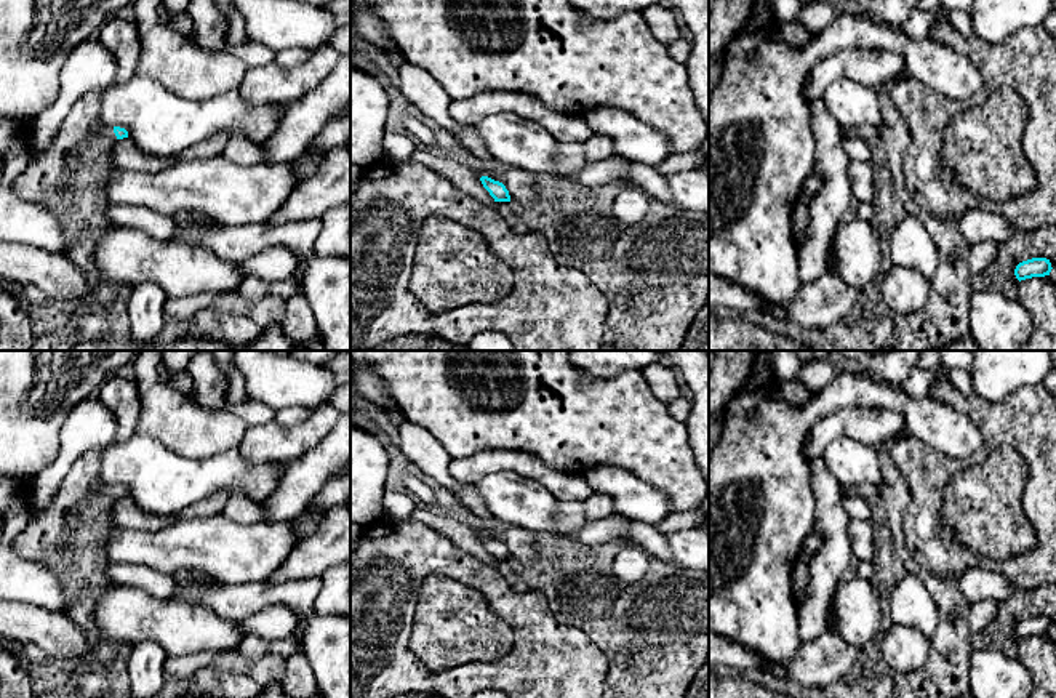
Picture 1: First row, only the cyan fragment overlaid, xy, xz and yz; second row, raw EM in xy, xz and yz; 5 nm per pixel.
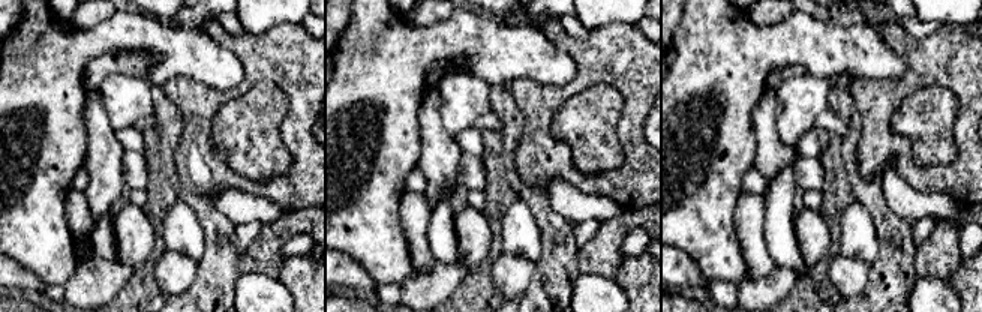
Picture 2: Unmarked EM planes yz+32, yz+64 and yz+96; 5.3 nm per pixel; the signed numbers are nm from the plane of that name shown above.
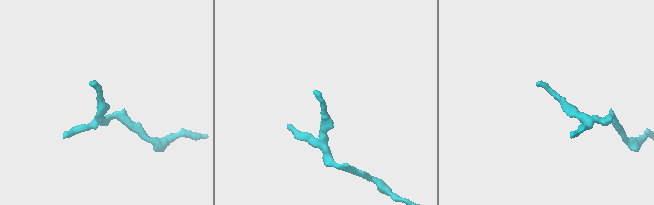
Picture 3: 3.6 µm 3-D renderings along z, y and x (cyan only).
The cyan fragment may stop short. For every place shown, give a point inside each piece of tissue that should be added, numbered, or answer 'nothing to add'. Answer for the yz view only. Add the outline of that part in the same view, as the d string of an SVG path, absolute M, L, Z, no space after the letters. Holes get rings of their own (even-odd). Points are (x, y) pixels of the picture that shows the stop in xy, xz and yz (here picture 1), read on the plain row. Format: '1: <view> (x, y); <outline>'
nothing to add

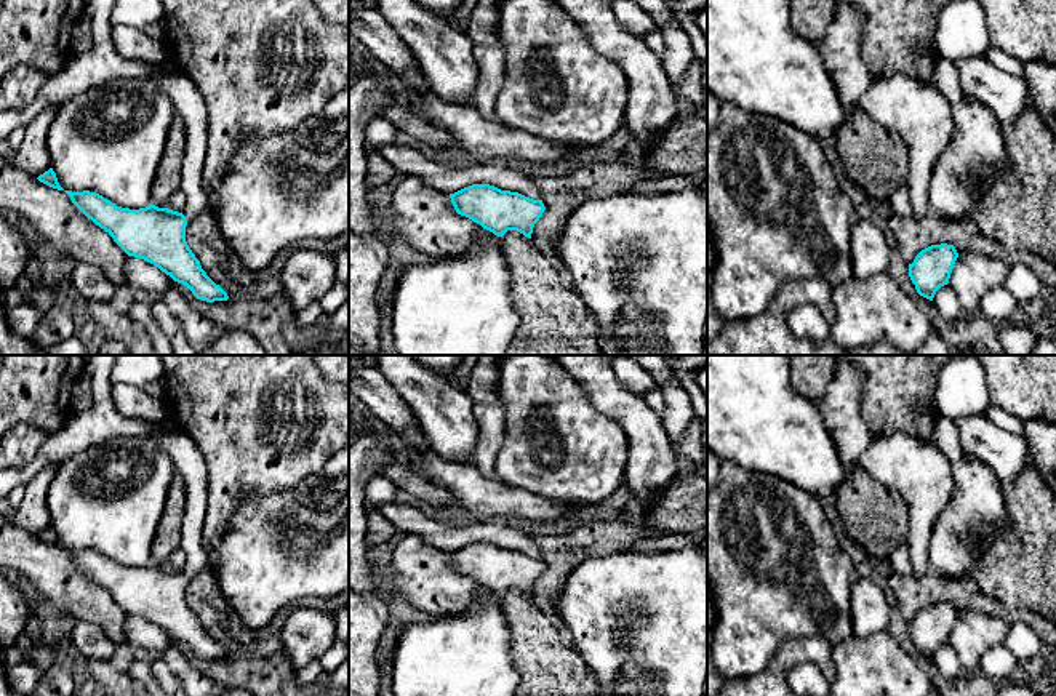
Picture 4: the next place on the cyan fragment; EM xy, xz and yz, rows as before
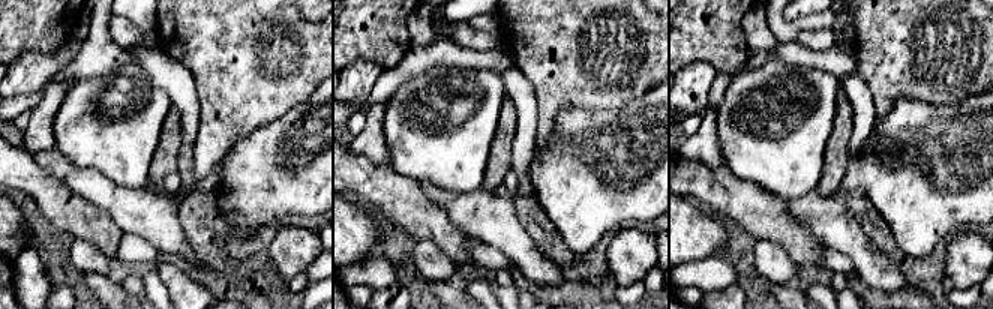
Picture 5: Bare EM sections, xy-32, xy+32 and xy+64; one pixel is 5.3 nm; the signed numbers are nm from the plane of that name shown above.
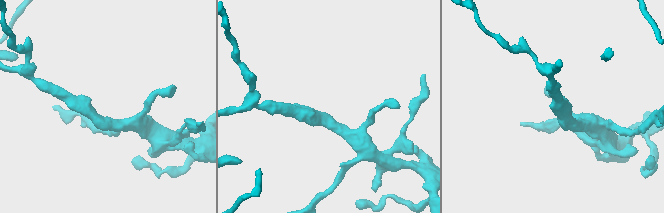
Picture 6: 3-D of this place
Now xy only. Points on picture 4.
1: xy (189, 463); M152 422L150 438L166 453L187 490L187 504L181 525L181 549L186 554L182 573L189 579L206 566L203 522L208 501L208 469L197 443L178 427Z

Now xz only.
nothing to add

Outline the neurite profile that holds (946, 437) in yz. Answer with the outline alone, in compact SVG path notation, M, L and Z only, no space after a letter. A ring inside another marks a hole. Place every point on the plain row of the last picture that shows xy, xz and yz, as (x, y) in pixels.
M942 416L936 419L933 440L950 462L954 491L934 520L926 557L933 570L962 581L966 579L968 571L979 562L984 546L1006 528L1002 482L986 462L965 458L958 429L952 419Z

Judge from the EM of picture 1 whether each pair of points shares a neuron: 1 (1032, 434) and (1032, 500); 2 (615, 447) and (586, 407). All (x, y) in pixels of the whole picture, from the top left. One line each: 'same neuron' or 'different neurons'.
1: same neuron
2: same neuron

